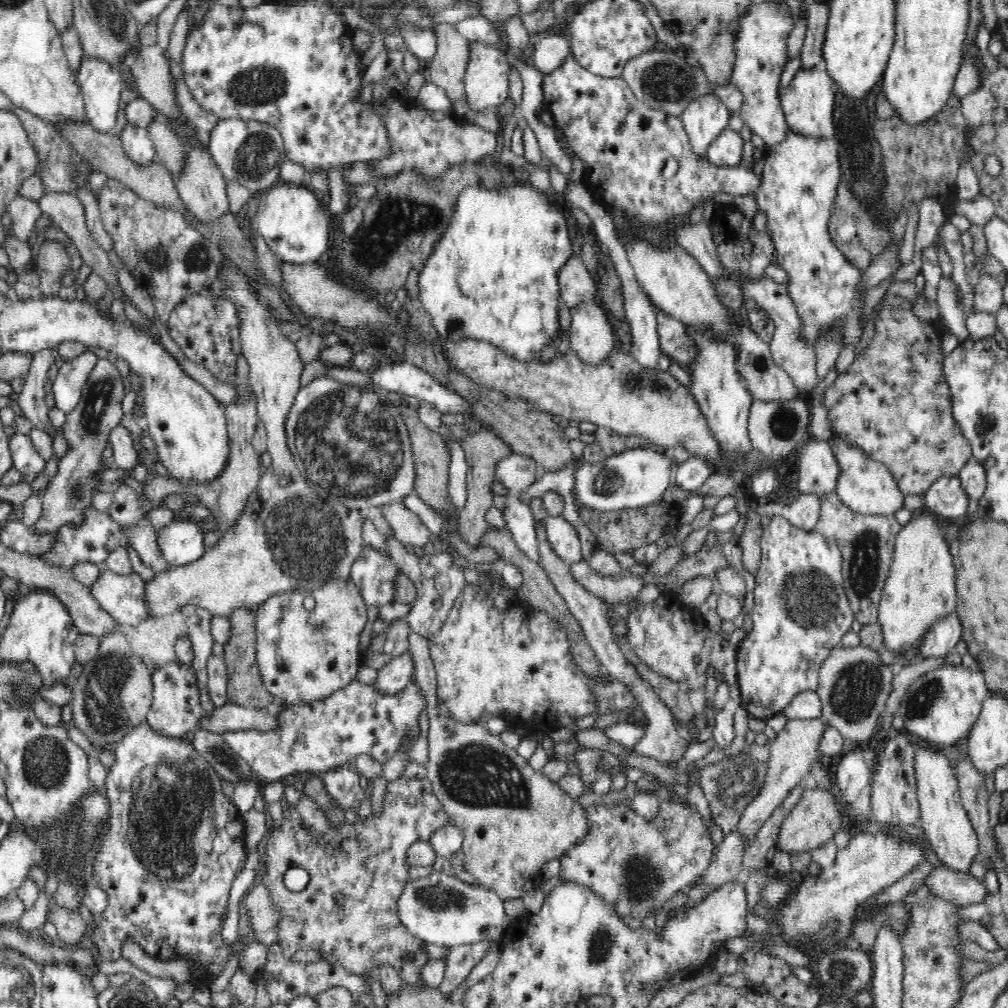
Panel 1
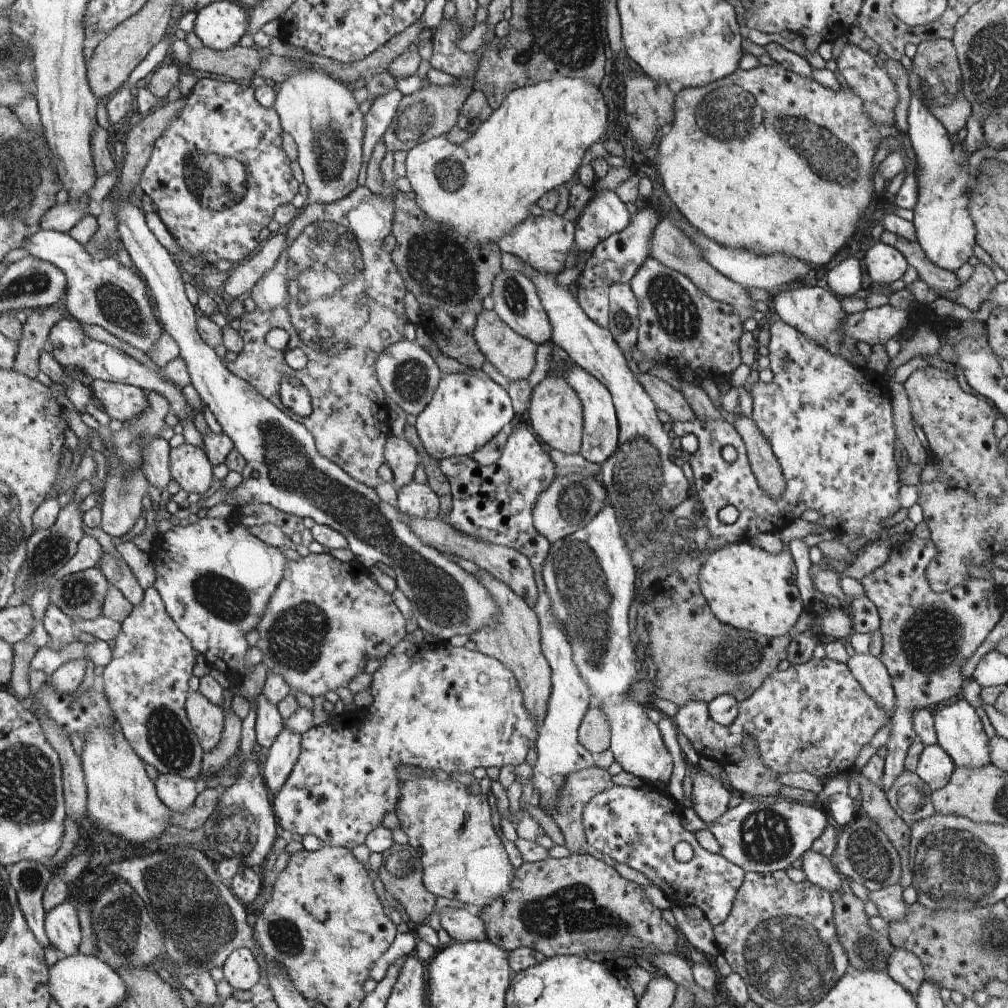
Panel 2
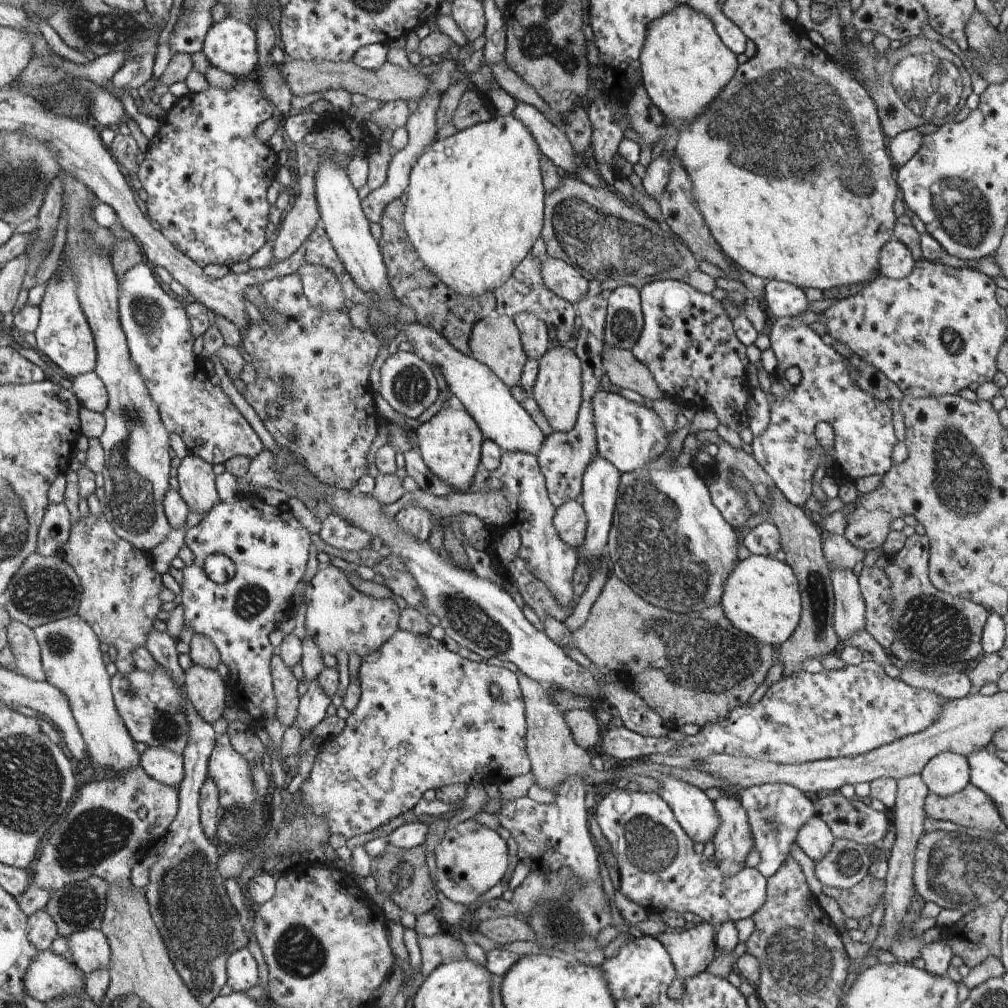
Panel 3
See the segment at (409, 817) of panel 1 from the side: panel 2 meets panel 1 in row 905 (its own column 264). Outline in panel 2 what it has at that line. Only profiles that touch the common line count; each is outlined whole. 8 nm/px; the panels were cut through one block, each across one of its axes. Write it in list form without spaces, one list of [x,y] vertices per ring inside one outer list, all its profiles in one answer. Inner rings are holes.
[[[360,187],[354,193],[348,194],[334,204],[306,203],[302,209],[296,212],[293,220],[284,229],[286,236],[286,246],[280,253],[280,258],[274,264],[274,268],[269,270],[258,280],[256,286],[252,287],[248,296],[252,297],[256,308],[252,312],[245,312],[240,318],[240,336],[243,338],[242,352],[237,354],[234,362],[225,362],[232,371],[232,374],[239,375],[241,379],[251,383],[253,387],[264,398],[272,398],[276,406],[282,406],[280,400],[280,384],[284,378],[294,378],[300,380],[311,396],[312,412],[302,418],[288,410],[292,418],[298,422],[304,422],[304,426],[314,435],[319,453],[332,462],[339,464],[344,471],[347,471],[352,478],[359,483],[364,483],[373,489],[382,481],[379,475],[380,466],[387,462],[387,440],[392,434],[392,409],[395,407],[392,398],[379,382],[375,370],[375,362],[380,354],[390,345],[395,345],[403,339],[408,338],[408,287],[404,284],[403,275],[391,258],[391,254],[382,248],[384,238],[392,232],[394,228],[396,196],[381,197],[380,193],[375,194],[368,187]],[[331,220],[333,223],[344,226],[346,230],[351,230],[352,234],[359,241],[360,254],[362,254],[362,292],[356,288],[358,280],[348,284],[350,280],[340,278],[333,274],[320,274],[320,272],[296,272],[296,286],[298,296],[292,296],[289,290],[289,252],[288,247],[296,238],[304,232],[307,226],[315,222],[324,222]],[[295,298],[300,302],[308,304],[289,305],[289,300]],[[270,328],[284,328],[293,337],[290,345],[292,350],[301,347],[307,352],[308,362],[305,368],[301,370],[292,369],[284,358],[284,352],[274,352],[270,346],[266,346],[264,336],[270,332]]]

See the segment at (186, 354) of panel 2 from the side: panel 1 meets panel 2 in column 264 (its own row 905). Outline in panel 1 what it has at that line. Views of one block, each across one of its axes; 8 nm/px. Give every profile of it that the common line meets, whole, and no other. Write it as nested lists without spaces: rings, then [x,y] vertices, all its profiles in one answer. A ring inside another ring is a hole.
[[[433,871],[431,874],[408,882],[398,898],[398,916],[412,936],[426,944],[450,948],[500,941],[509,928],[511,917],[506,914],[498,894],[478,884],[469,884],[457,878]]]

